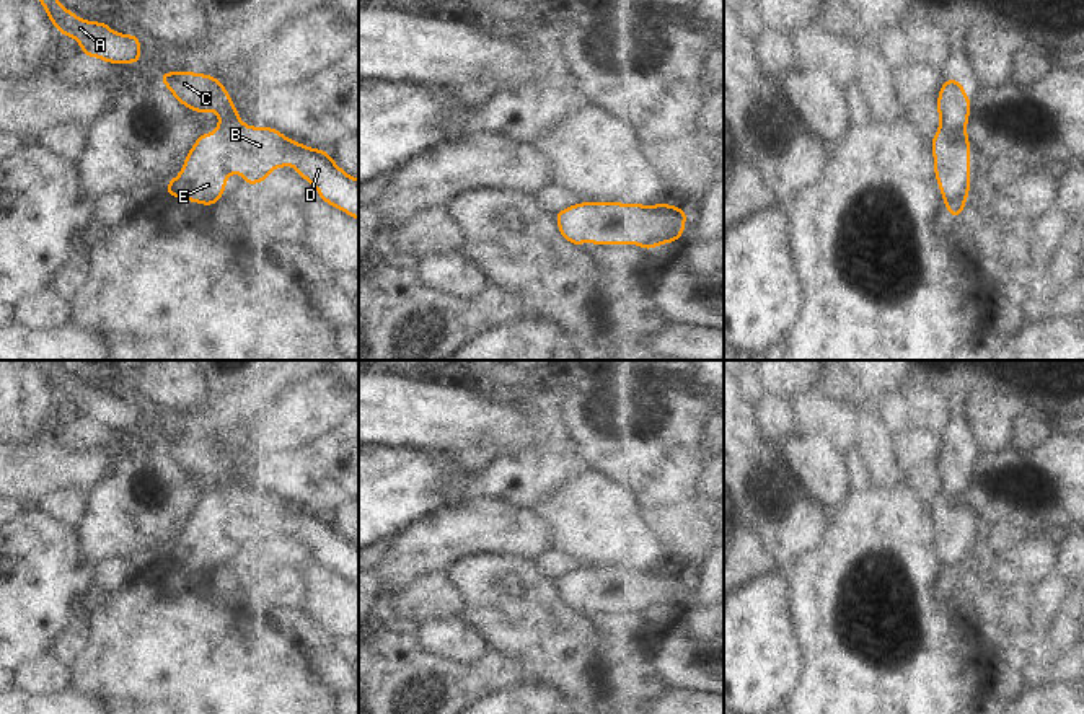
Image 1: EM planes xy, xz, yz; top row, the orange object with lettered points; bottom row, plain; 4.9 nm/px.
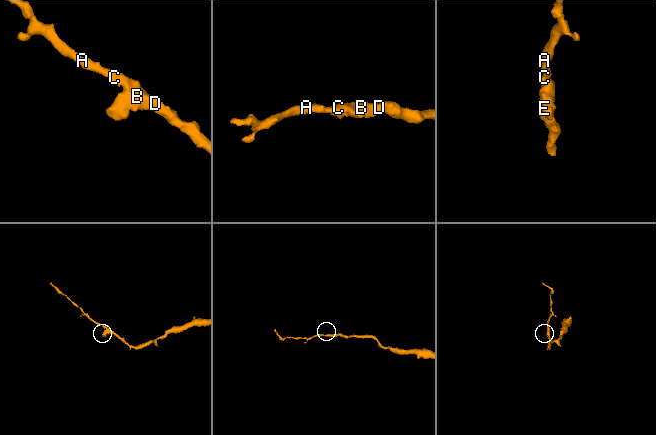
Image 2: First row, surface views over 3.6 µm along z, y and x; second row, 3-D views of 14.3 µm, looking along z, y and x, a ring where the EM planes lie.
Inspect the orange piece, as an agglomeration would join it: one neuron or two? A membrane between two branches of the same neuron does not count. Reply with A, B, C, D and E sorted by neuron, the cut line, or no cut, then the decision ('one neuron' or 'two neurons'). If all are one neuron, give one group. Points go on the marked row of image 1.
A B C D E | no cut | one neuron

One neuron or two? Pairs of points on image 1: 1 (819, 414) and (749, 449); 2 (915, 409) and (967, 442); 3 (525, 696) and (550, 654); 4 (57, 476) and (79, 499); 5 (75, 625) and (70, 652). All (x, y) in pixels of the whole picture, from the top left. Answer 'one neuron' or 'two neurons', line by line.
1: two neurons
2: two neurons
3: two neurons
4: two neurons
5: one neuron

